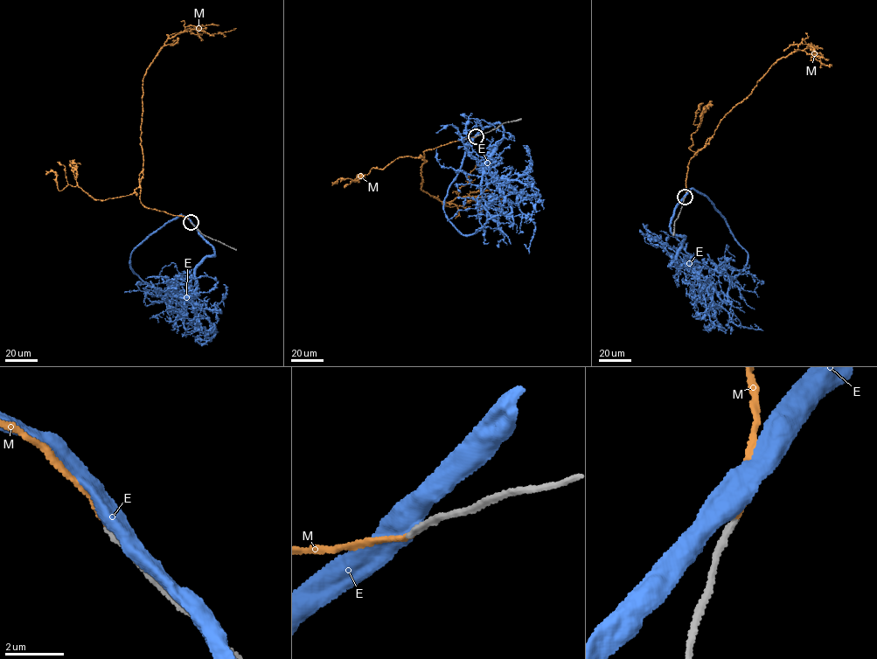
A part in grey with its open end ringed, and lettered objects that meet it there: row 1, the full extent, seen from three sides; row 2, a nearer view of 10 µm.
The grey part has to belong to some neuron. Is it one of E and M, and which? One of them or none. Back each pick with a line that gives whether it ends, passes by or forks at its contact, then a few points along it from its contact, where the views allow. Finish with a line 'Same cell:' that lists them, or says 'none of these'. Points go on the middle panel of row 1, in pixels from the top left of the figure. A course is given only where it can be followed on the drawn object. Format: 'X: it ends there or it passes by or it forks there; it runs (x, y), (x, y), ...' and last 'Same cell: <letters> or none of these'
M: it ends there; it runs (476, 136), (423, 151), (421, 189), (443, 204), (466, 196), (499, 199), (511, 191)
Same cell: M

